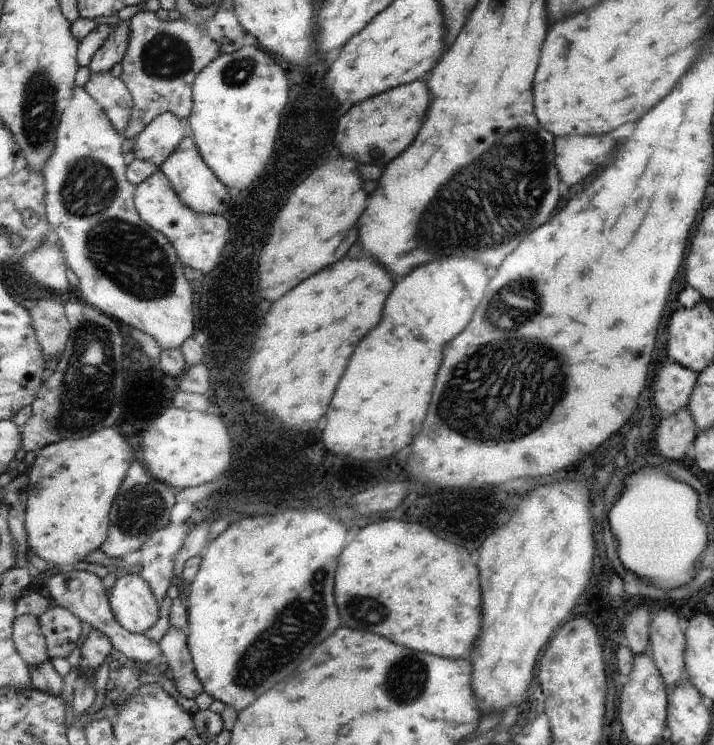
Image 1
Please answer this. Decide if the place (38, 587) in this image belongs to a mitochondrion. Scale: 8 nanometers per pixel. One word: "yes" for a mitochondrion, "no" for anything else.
no

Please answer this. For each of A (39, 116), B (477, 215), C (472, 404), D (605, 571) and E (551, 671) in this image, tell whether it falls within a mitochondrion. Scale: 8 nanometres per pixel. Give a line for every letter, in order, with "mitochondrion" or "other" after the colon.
A: mitochondrion
B: mitochondrion
C: mitochondrion
D: other
E: other

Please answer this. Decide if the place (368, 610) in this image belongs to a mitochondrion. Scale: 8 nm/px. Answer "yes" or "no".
yes

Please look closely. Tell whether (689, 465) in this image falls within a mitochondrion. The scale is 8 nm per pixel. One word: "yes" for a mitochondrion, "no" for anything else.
no

